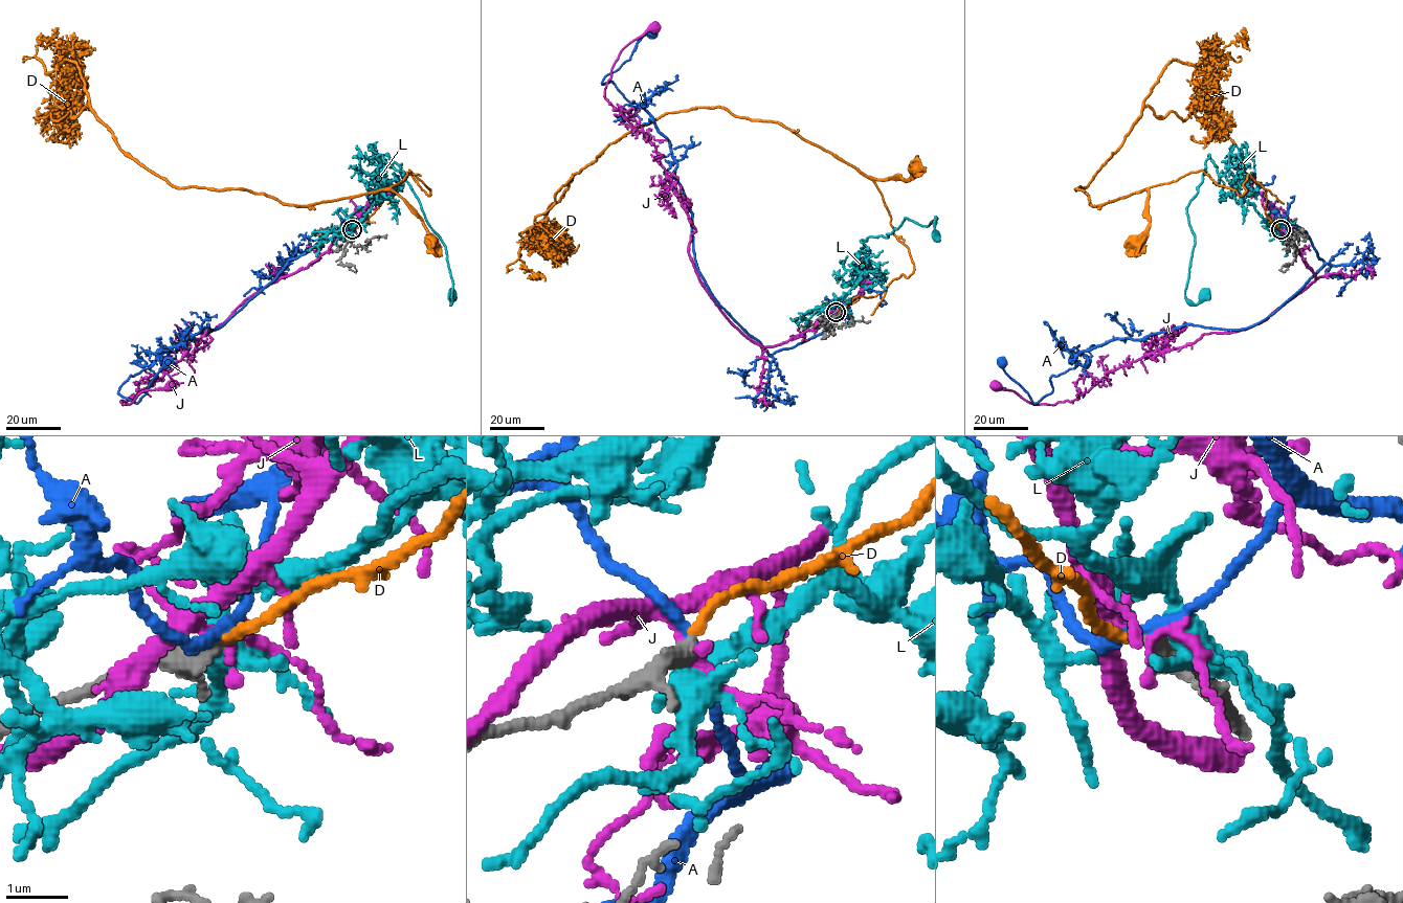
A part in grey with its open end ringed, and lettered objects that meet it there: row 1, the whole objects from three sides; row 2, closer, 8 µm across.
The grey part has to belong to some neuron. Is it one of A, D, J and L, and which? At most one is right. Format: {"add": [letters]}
{"add": ["D"]}

